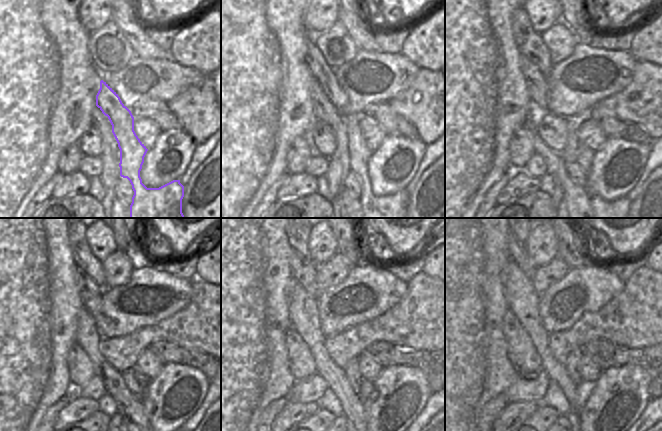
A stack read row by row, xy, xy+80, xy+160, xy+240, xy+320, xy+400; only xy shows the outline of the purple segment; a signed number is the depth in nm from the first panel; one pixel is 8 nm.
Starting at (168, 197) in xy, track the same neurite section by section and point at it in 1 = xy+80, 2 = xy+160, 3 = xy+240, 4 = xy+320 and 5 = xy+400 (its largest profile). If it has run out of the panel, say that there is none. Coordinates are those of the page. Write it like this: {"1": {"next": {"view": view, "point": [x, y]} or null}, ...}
{"1": {"next": {"view": "xy+80", "point": [359, 152]}}, "2": {"next": {"view": "xy+160", "point": [530, 44]}}, "3": {"next": {"view": "xy+240", "point": [87, 263]}}, "4": {"next": {"view": "xy+320", "point": [298, 238]}}, "5": {"next": {"view": "xy+400", "point": [522, 238]}}}

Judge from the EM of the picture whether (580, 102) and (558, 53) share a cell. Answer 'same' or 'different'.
different

